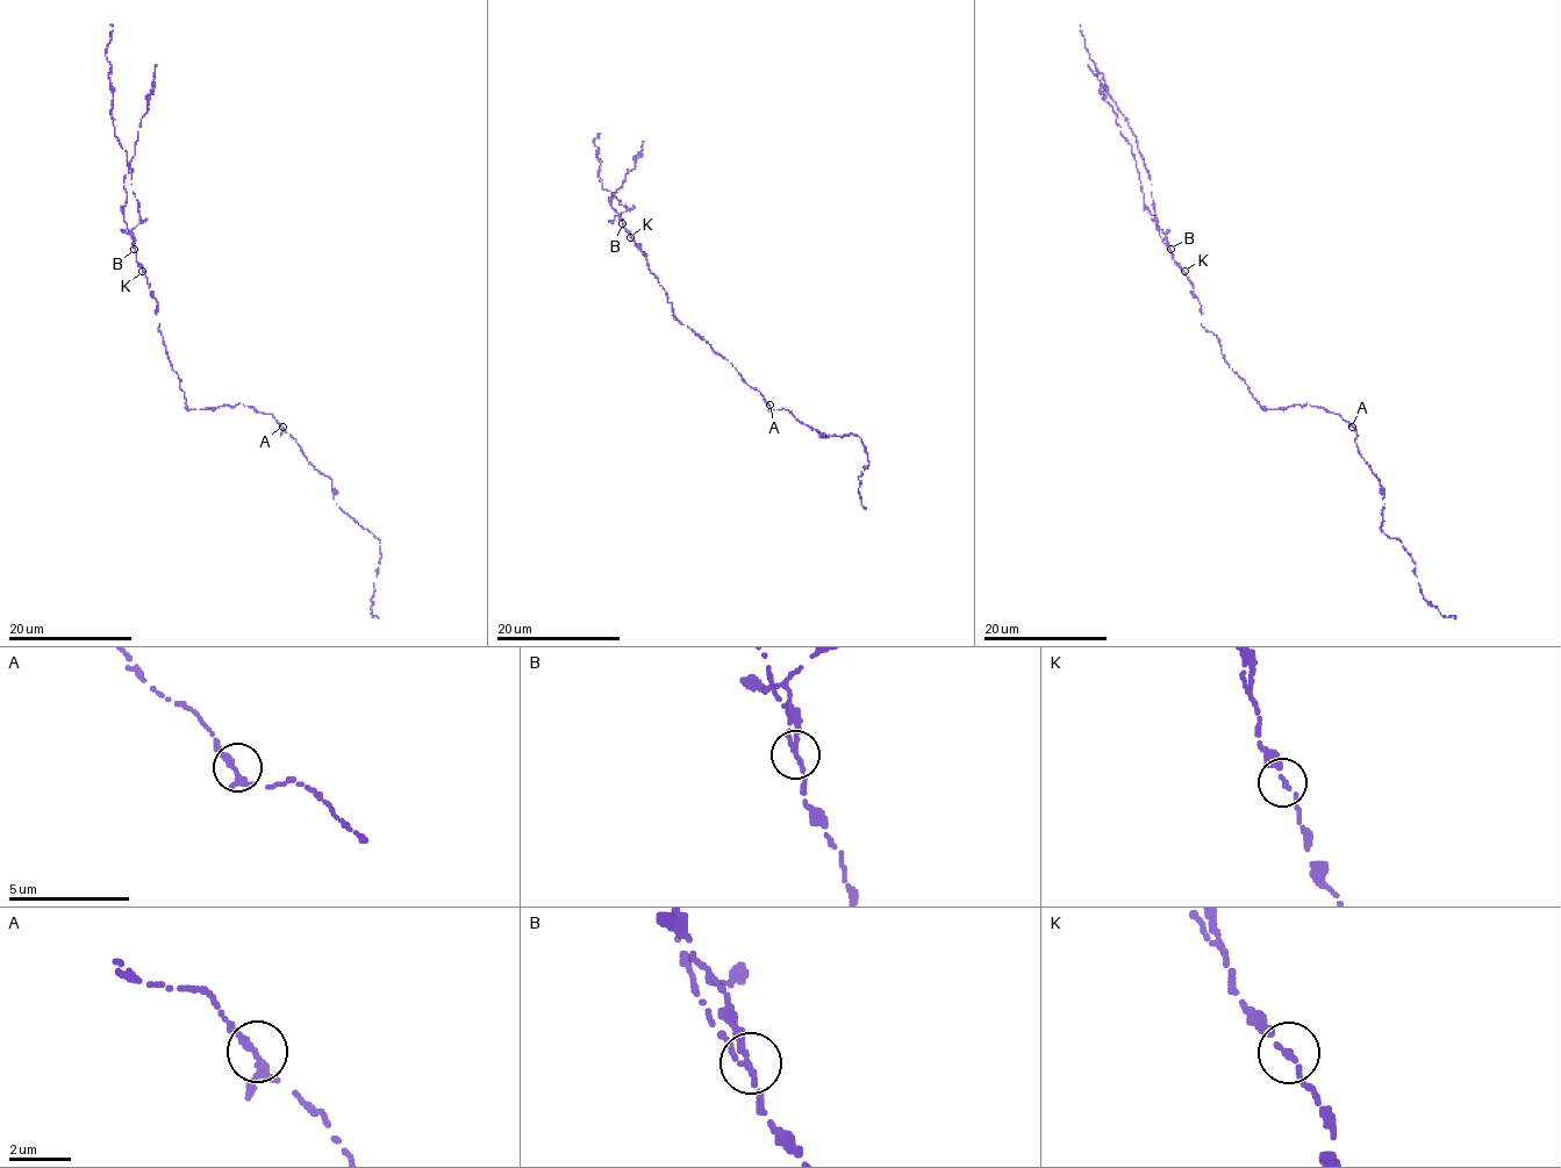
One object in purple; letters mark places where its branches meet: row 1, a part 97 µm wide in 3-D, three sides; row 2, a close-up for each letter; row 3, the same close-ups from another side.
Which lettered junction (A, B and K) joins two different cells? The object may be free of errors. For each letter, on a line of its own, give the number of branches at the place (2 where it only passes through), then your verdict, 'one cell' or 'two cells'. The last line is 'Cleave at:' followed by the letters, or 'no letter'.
A: 3 branches meet; one cell
B: 3 branches meet; two cells
K: 2 branches meet; one cell
Cleave at: B

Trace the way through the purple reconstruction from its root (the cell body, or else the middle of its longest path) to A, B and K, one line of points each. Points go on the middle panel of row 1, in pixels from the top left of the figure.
A: (667, 301), (672, 303), (673, 315), (728, 360), (770, 405)
B: (667, 301), (664, 288), (647, 265), (647, 255), (635, 245), (622, 223)
K: (667, 301), (664, 288), (647, 265), (647, 255), (630, 237)

